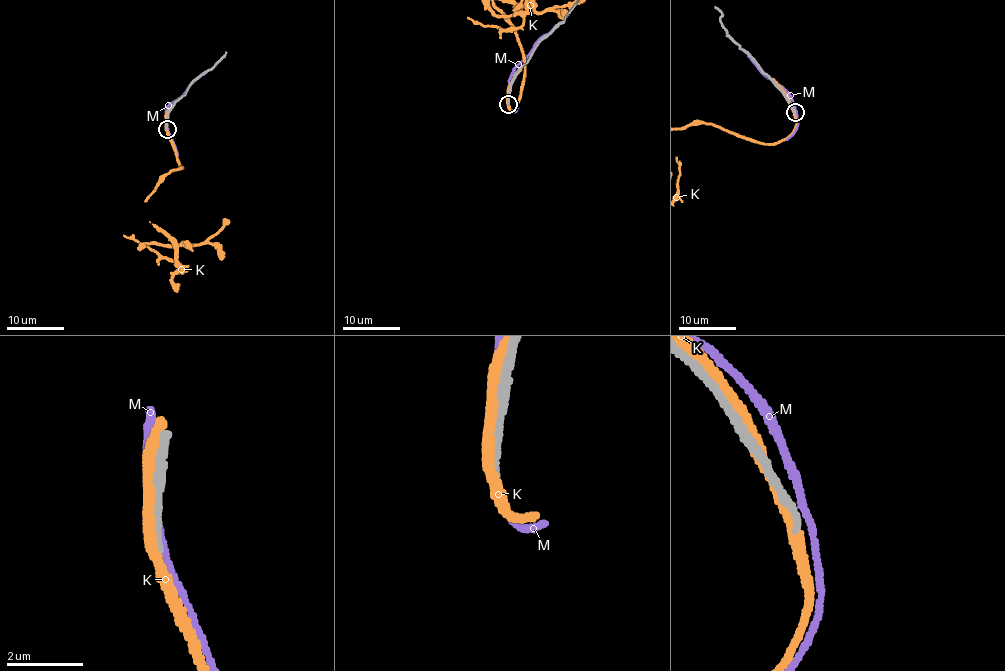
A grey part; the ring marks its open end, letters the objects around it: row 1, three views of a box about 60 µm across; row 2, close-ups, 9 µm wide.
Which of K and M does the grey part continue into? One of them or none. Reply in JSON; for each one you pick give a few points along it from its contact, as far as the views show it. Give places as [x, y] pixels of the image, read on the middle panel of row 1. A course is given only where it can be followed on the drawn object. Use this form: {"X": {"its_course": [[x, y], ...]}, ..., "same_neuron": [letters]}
{"same_neuron": []}

